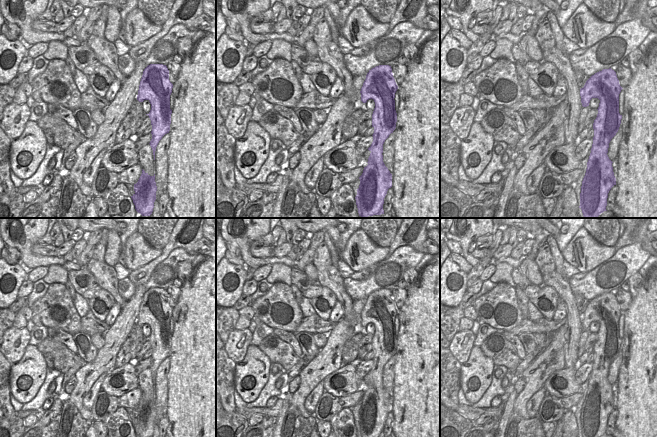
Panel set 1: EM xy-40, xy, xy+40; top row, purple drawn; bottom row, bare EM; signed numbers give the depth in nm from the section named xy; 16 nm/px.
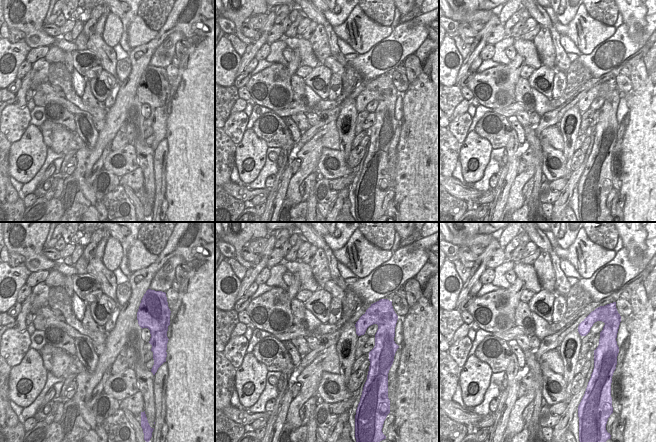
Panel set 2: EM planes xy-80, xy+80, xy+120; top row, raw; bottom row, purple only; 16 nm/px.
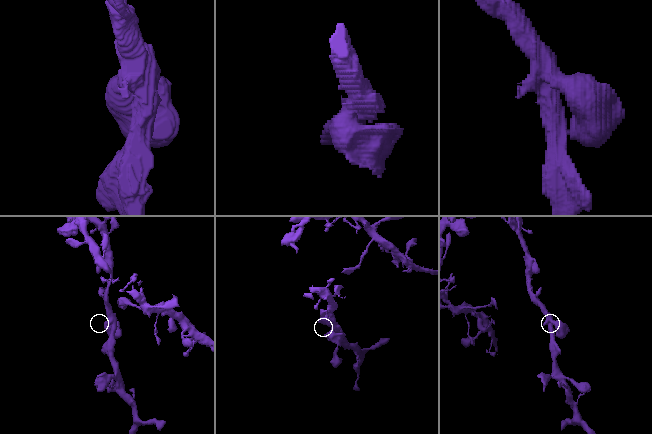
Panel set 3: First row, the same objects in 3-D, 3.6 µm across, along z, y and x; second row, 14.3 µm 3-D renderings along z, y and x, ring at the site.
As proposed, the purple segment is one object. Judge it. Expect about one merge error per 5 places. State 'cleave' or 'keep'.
keep

